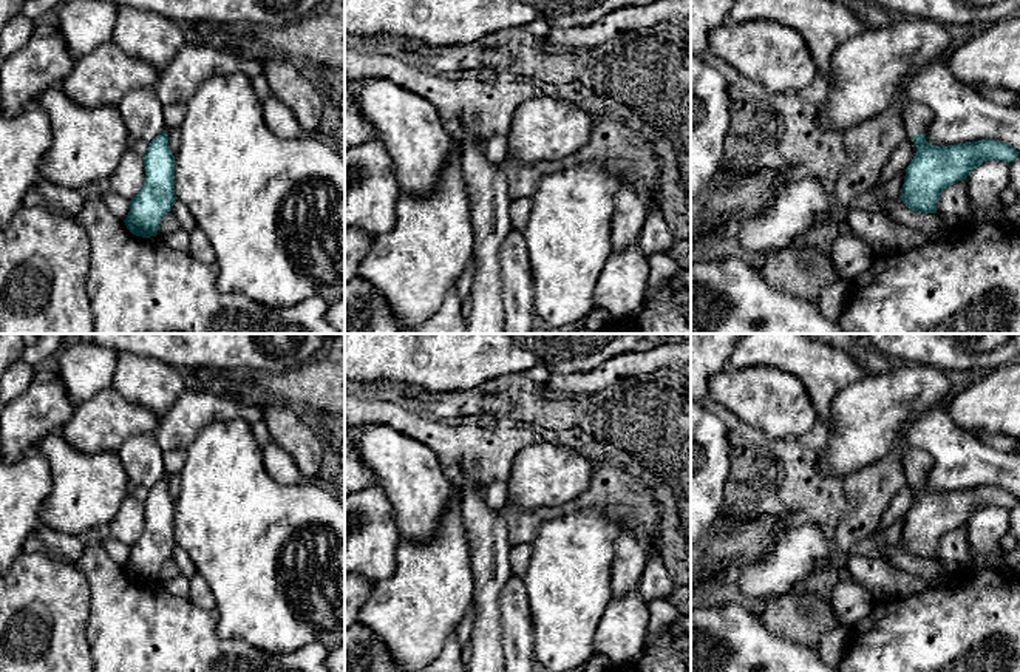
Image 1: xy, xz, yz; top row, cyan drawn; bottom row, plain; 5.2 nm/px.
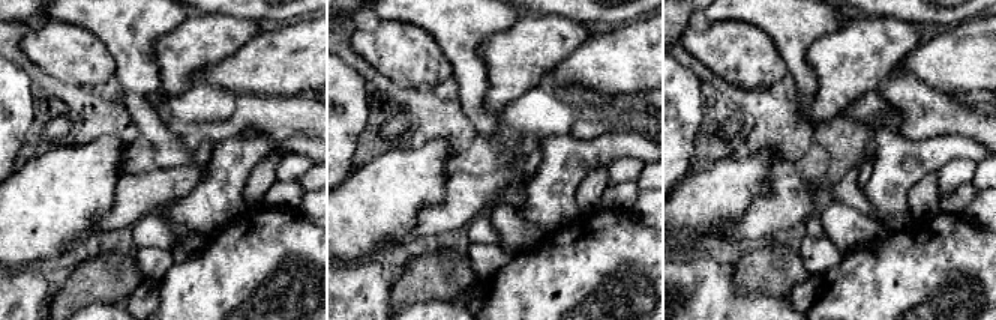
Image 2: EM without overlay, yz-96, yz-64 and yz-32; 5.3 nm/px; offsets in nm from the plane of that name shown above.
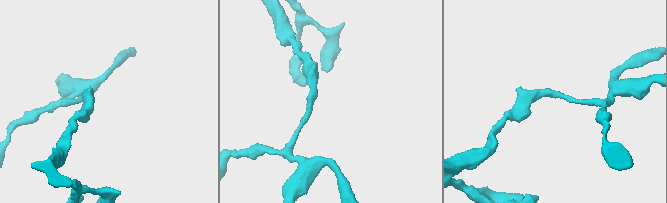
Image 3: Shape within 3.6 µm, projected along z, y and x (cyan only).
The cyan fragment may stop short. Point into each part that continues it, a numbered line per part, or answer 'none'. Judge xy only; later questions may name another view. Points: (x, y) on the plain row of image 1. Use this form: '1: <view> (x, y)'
1: xy (173, 461)

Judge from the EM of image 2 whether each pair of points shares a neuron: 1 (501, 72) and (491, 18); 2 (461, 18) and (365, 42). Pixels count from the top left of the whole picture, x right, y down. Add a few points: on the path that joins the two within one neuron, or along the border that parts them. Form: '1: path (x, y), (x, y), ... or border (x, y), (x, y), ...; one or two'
1: border (522, 15), (479, 48), (485, 68); two
2: border (387, 20), (402, 20), (420, 26), (446, 54); two

